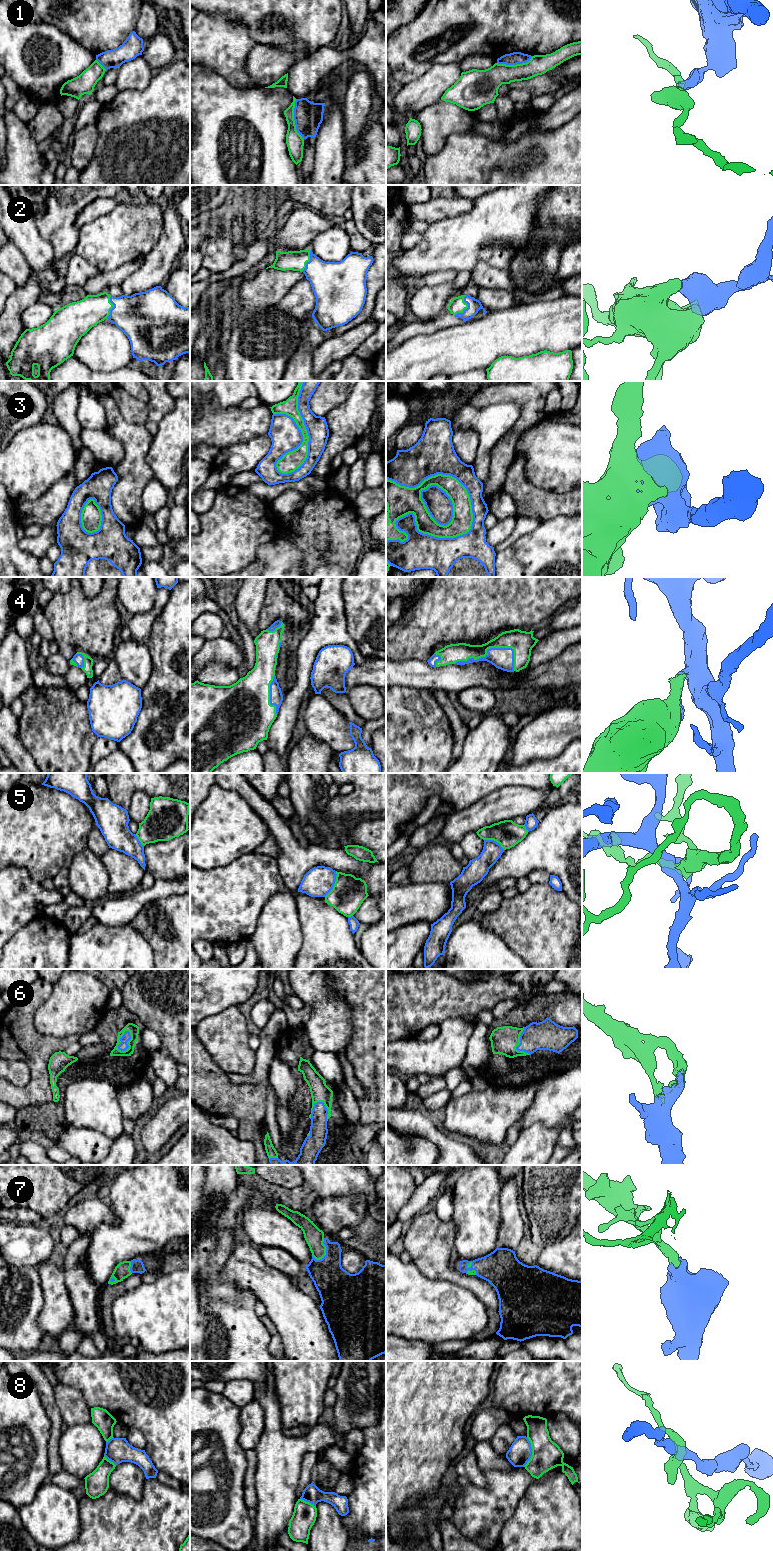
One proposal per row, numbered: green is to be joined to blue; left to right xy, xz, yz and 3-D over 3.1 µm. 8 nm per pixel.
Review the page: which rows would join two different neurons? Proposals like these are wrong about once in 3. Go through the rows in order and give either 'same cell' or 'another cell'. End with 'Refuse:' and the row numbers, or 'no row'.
1: another cell
2: same cell
3: another cell
4: same cell
5: another cell
6: same cell
7: same cell
8: another cell
Refuse: 1, 3, 5, 8

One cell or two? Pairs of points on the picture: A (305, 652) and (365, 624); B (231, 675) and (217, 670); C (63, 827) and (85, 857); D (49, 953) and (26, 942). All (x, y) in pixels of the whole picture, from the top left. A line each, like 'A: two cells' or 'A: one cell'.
A: two cells
B: one cell
C: two cells
D: one cell

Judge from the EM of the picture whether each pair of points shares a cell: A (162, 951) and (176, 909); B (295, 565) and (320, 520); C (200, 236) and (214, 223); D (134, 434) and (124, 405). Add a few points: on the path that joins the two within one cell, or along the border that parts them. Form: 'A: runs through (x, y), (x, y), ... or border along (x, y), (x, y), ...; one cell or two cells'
A: runs through (173, 941), (177, 937), (177, 920); one cell
B: border along (288, 536), (302, 552), (303, 566); two cells
C: runs through (203, 233), (211, 225); one cell
D: border along (116, 403), (121, 415), (127, 421), (143, 425); two cells

